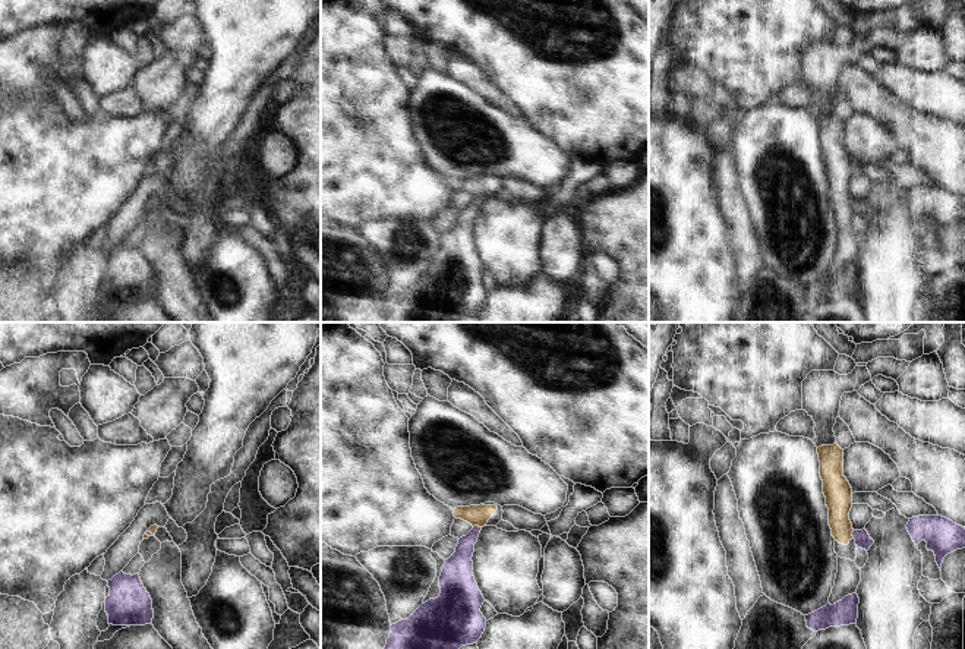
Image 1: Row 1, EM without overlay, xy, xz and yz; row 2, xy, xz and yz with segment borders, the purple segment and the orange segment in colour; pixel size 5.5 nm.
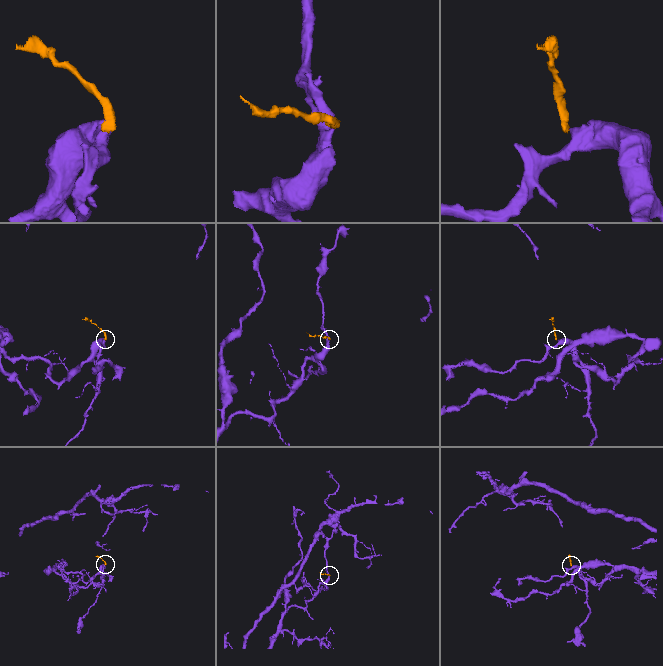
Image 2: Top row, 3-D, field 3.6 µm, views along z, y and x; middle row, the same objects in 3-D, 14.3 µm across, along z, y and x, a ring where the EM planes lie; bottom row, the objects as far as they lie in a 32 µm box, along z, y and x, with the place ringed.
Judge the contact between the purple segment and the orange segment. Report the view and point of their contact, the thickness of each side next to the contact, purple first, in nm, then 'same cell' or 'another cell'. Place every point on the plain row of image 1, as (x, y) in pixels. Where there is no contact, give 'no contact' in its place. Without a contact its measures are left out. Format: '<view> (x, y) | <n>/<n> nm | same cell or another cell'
xz (476, 198) | 160/110 nm | another cell

